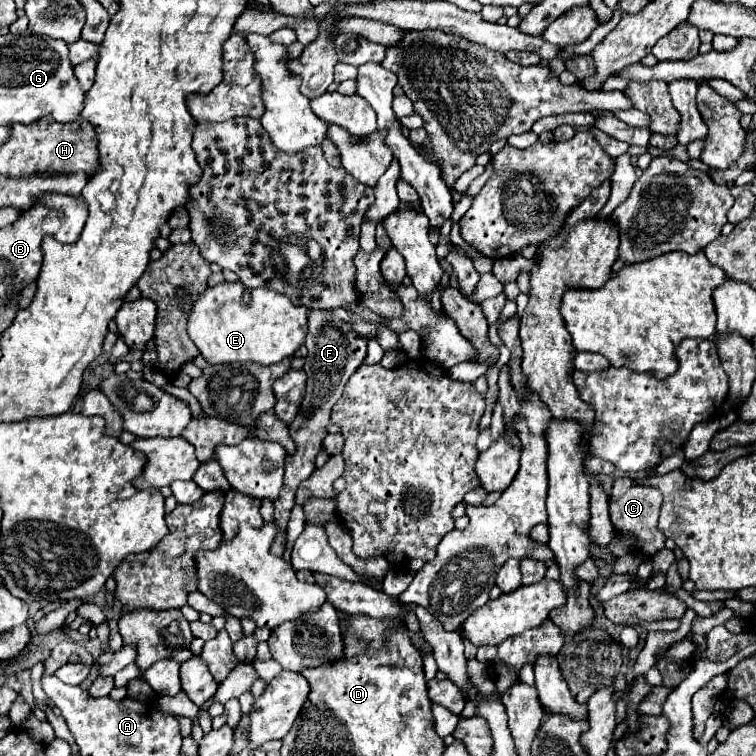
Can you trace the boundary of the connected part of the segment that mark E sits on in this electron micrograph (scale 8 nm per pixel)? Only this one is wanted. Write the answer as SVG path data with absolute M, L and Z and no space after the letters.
M223 281L207 287L205 293L193 301L187 333L209 365L245 361L273 365L285 357L293 357L305 343L307 307L297 307L283 293L271 289L247 289L241 281Z

